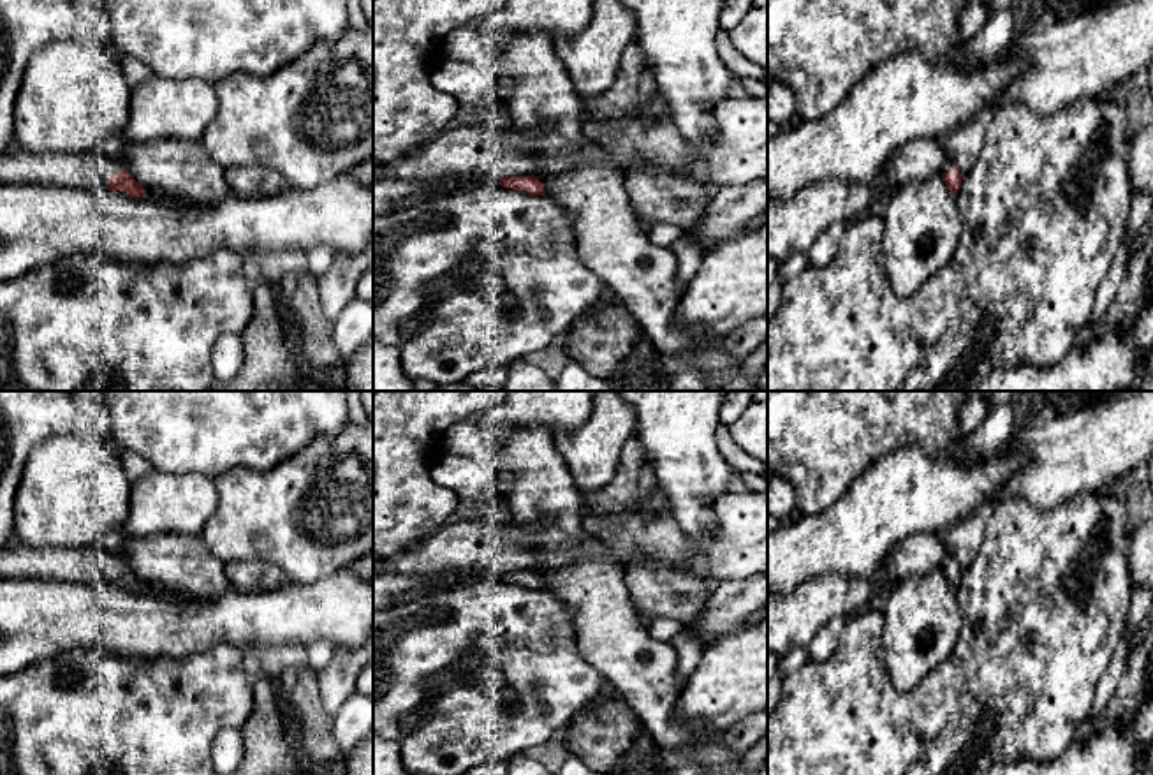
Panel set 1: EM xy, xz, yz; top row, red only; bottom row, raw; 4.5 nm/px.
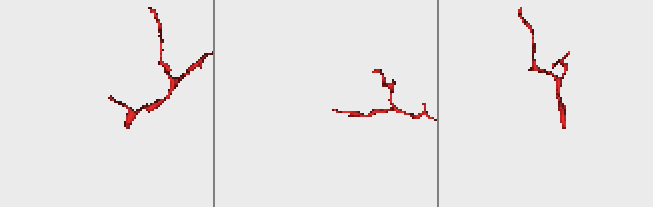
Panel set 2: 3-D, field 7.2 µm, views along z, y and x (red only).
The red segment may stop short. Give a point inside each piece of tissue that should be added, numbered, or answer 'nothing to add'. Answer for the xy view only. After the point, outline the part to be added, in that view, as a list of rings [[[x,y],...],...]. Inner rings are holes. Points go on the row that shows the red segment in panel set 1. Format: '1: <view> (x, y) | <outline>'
1: xy (88, 169) | [[[16,144],[0,155],[0,181],[26,181],[104,190],[123,166],[95,151],[30,153]]]

